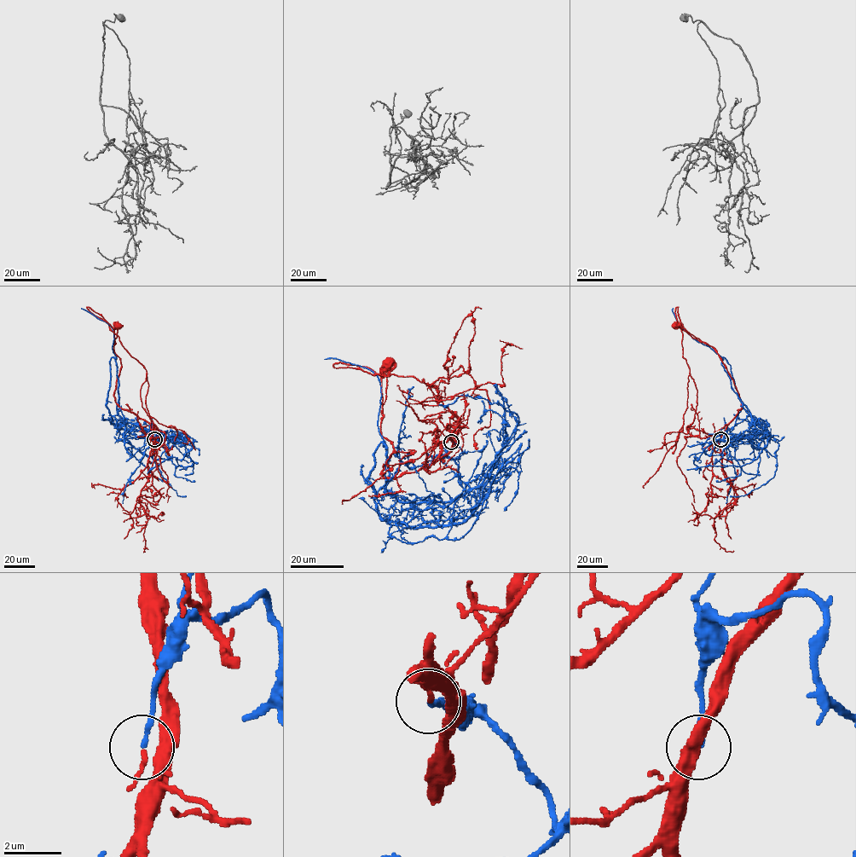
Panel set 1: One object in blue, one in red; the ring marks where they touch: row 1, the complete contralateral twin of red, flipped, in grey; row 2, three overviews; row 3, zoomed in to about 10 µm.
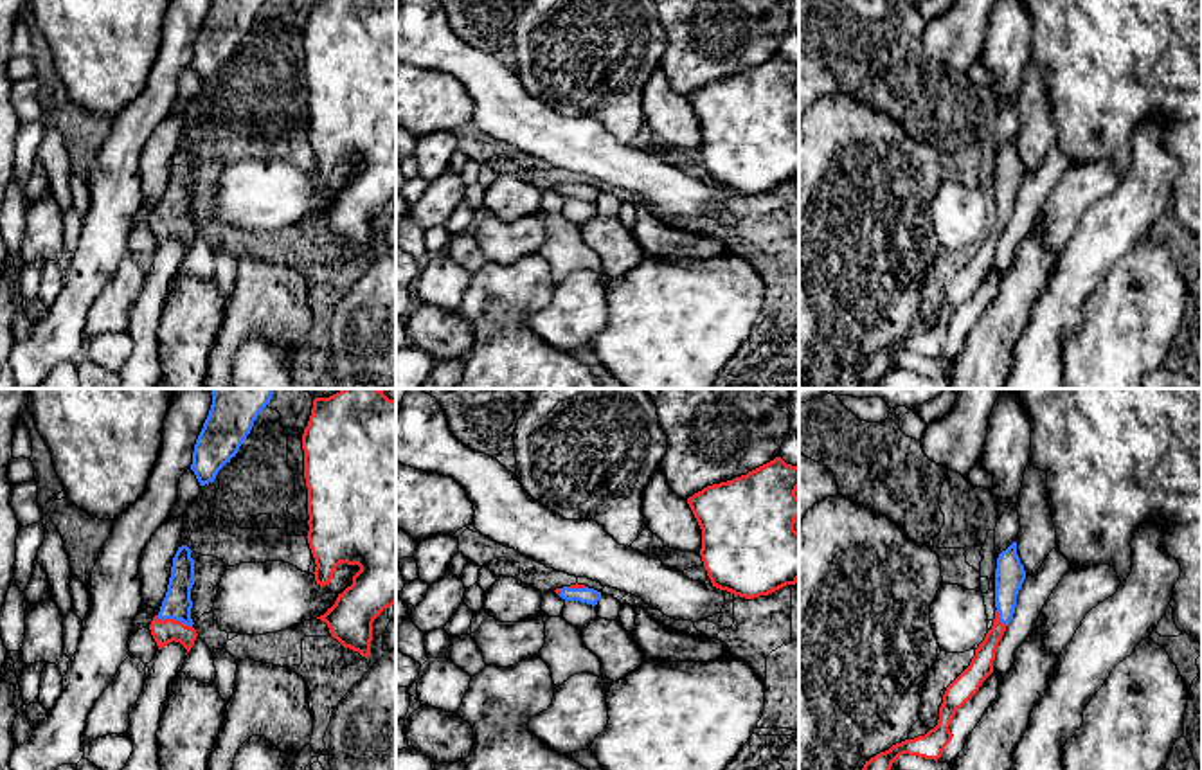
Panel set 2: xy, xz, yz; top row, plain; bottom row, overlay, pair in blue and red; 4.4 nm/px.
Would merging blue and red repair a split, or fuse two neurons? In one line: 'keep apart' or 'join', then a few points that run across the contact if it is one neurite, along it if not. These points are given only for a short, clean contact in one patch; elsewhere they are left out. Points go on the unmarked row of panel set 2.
keep apart

